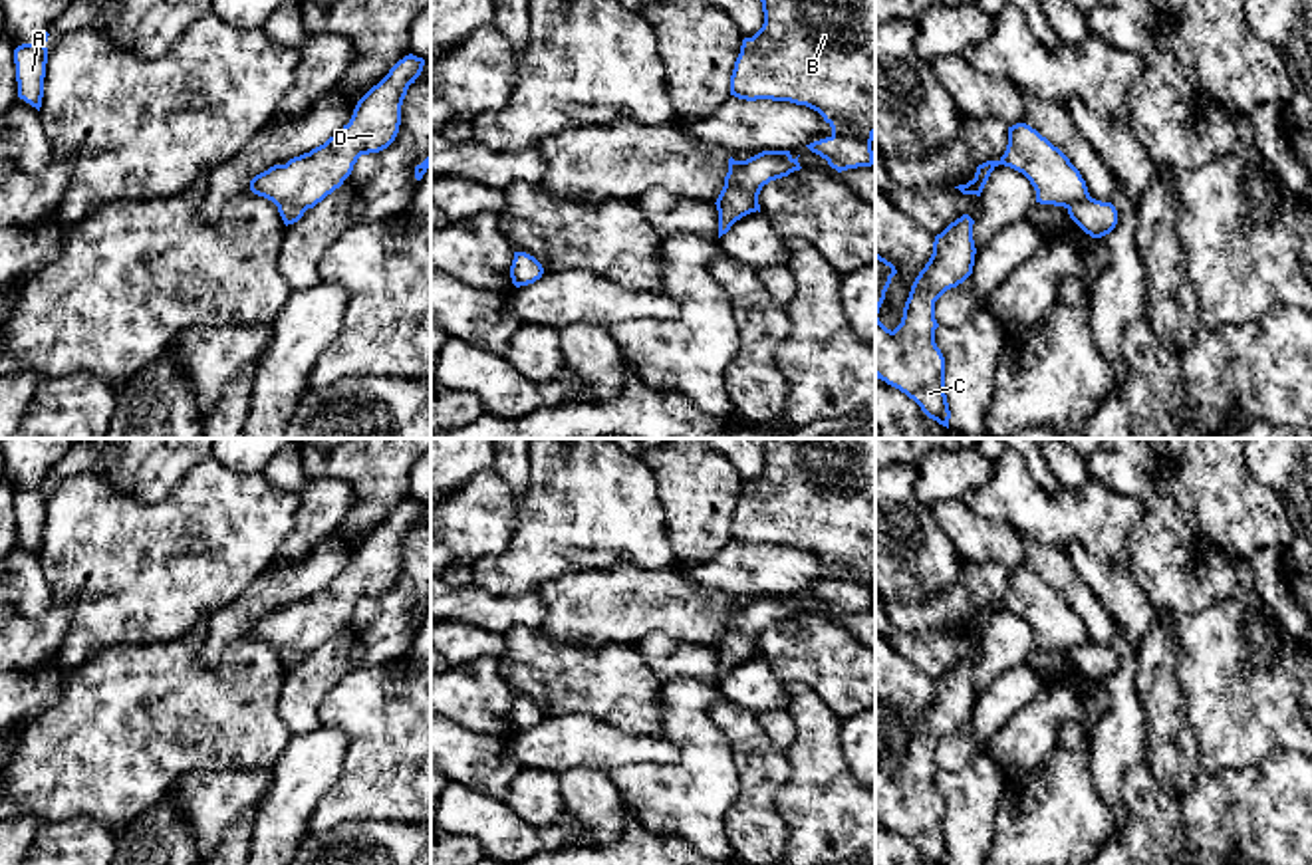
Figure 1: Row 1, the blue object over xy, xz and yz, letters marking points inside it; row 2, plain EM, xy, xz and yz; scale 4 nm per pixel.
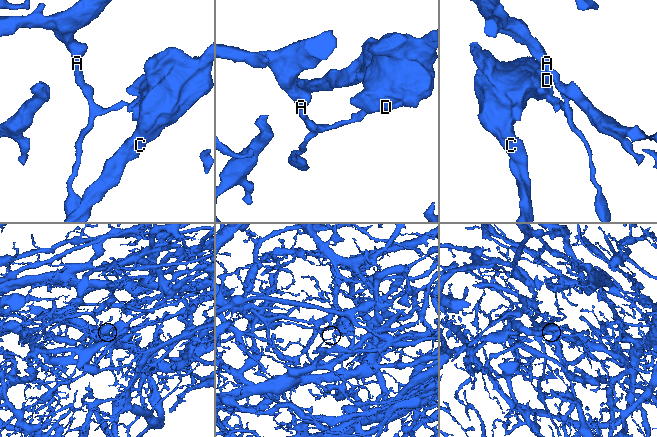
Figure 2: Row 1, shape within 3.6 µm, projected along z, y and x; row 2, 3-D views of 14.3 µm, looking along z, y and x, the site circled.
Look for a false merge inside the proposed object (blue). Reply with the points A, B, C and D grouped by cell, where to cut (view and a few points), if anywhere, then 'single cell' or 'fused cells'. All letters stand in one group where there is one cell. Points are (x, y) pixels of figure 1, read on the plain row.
A / B C D | xz (719, 641), (727, 633), (739, 633), (749, 643), (753, 655) | fused cells

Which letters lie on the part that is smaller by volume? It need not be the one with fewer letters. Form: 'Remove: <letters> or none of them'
Remove: B, C, D

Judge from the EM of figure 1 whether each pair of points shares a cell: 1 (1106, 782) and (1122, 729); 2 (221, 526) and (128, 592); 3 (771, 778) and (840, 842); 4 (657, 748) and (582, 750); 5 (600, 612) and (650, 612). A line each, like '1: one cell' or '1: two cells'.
1: one cell
2: one cell
3: two cells
4: one cell
5: one cell

